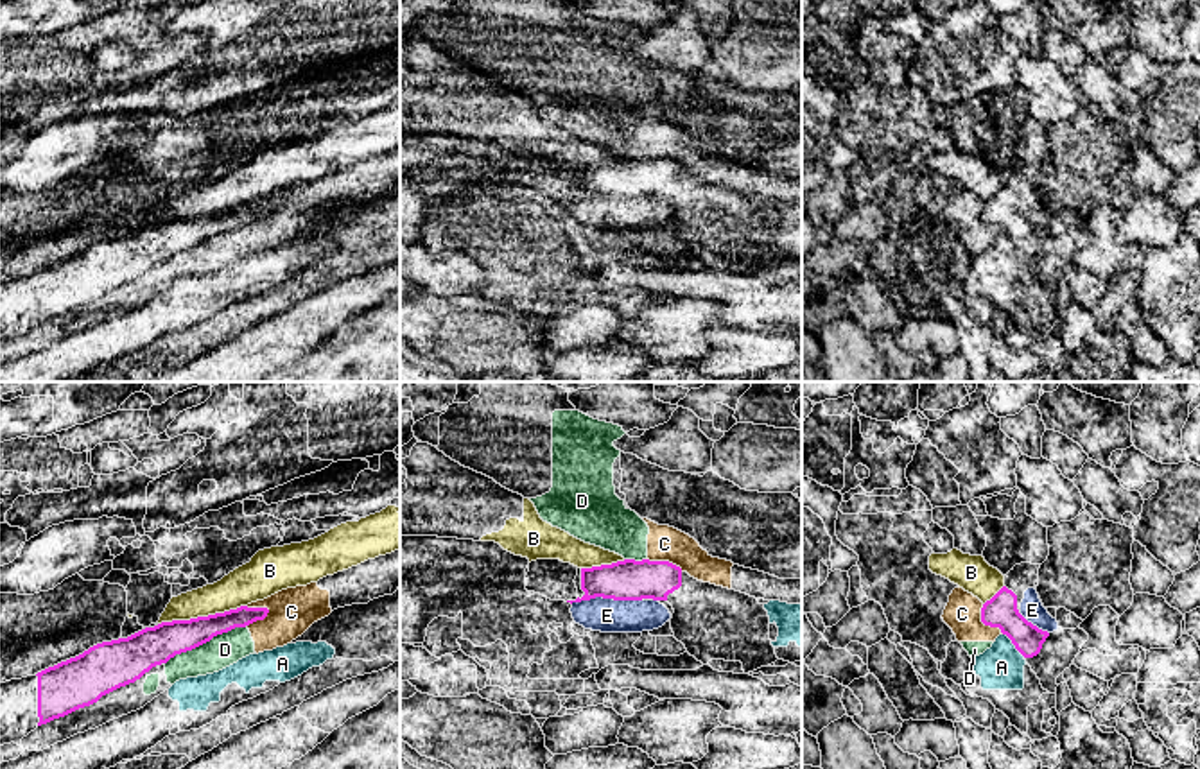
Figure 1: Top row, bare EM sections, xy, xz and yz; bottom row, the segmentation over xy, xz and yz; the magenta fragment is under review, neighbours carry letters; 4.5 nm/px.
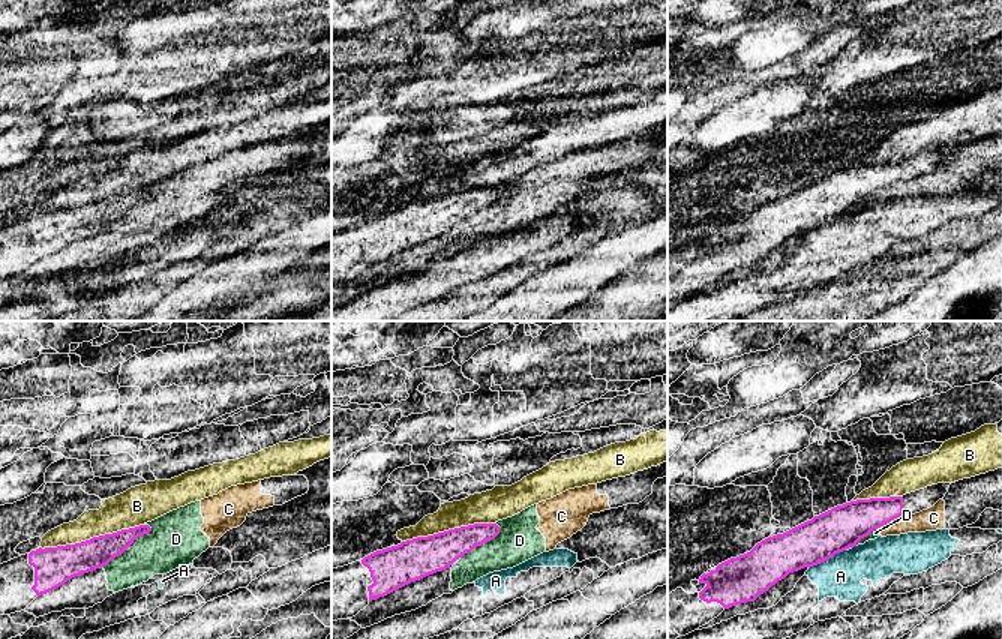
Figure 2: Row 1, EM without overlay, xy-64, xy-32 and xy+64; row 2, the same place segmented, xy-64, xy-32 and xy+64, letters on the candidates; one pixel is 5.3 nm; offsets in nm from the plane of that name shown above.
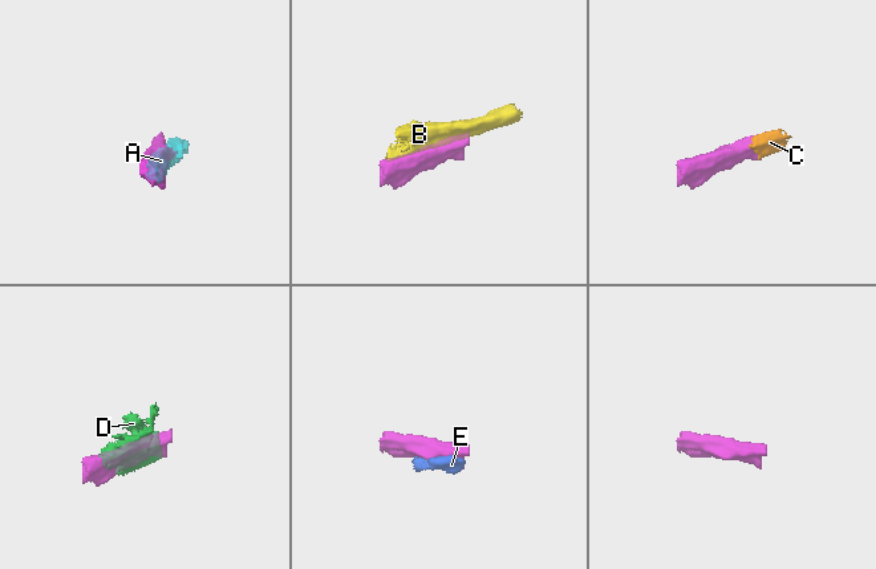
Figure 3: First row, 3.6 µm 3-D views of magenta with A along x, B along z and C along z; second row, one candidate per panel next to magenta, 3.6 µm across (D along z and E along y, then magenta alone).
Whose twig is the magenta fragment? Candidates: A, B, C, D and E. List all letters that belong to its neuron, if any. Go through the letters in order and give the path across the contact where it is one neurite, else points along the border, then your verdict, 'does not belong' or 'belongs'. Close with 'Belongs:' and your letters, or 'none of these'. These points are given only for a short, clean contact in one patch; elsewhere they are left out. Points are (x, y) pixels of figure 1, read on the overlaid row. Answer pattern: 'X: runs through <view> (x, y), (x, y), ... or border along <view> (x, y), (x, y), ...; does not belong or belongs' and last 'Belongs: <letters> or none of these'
A: border along yz (1003, 633), (1025, 656); does not belong
B: does not belong
C: border along xy (269, 610), (262, 619), (248, 626); does not belong
D: does not belong
E: does not belong
Belongs: none of these

